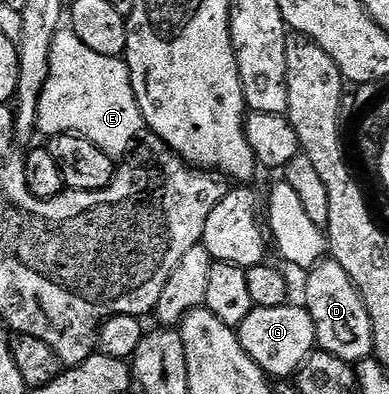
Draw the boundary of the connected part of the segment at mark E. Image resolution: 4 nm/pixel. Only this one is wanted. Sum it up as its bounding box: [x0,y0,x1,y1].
[36,30,146,157]

